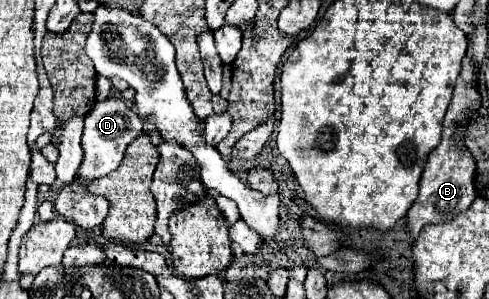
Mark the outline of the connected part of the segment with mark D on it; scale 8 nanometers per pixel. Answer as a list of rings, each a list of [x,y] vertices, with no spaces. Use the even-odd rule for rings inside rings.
[[[107,97],[103,101],[97,101],[93,109],[85,115],[85,131],[83,131],[83,163],[77,171],[77,175],[85,181],[93,181],[101,175],[107,175],[119,167],[119,161],[123,159],[123,153],[127,145],[143,133],[143,119],[125,103],[121,97]]]

